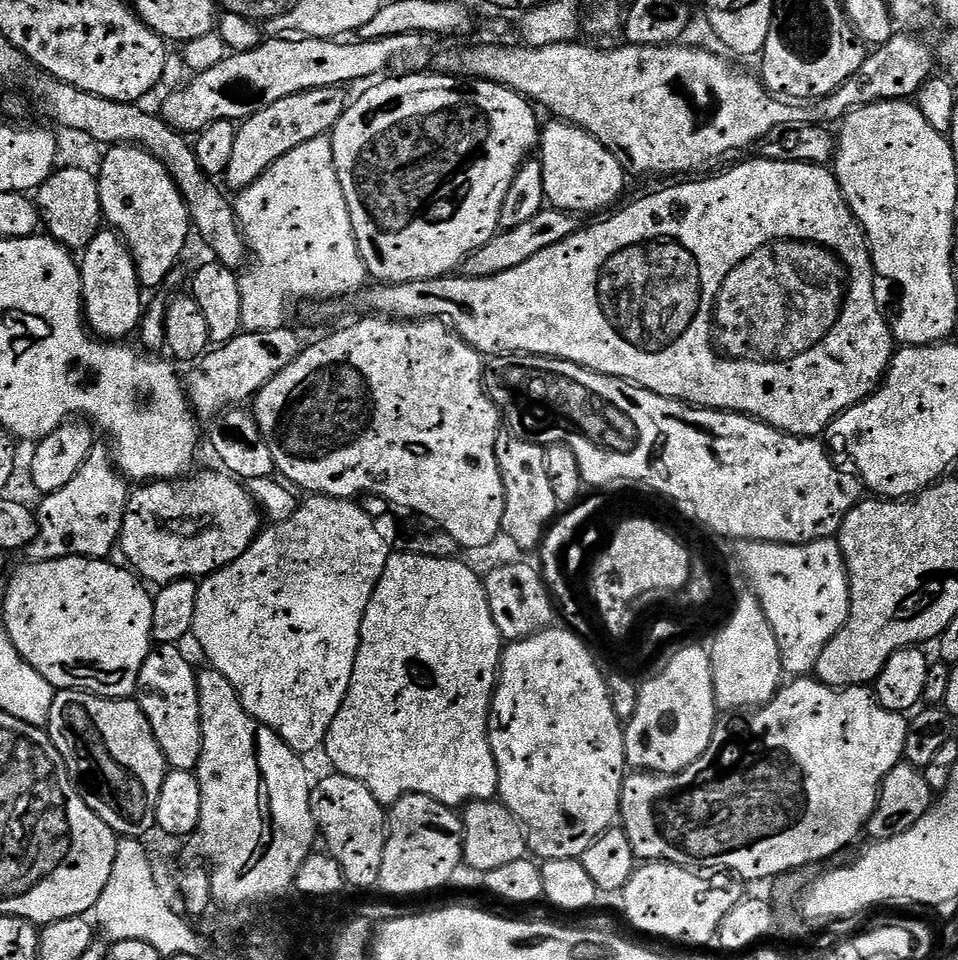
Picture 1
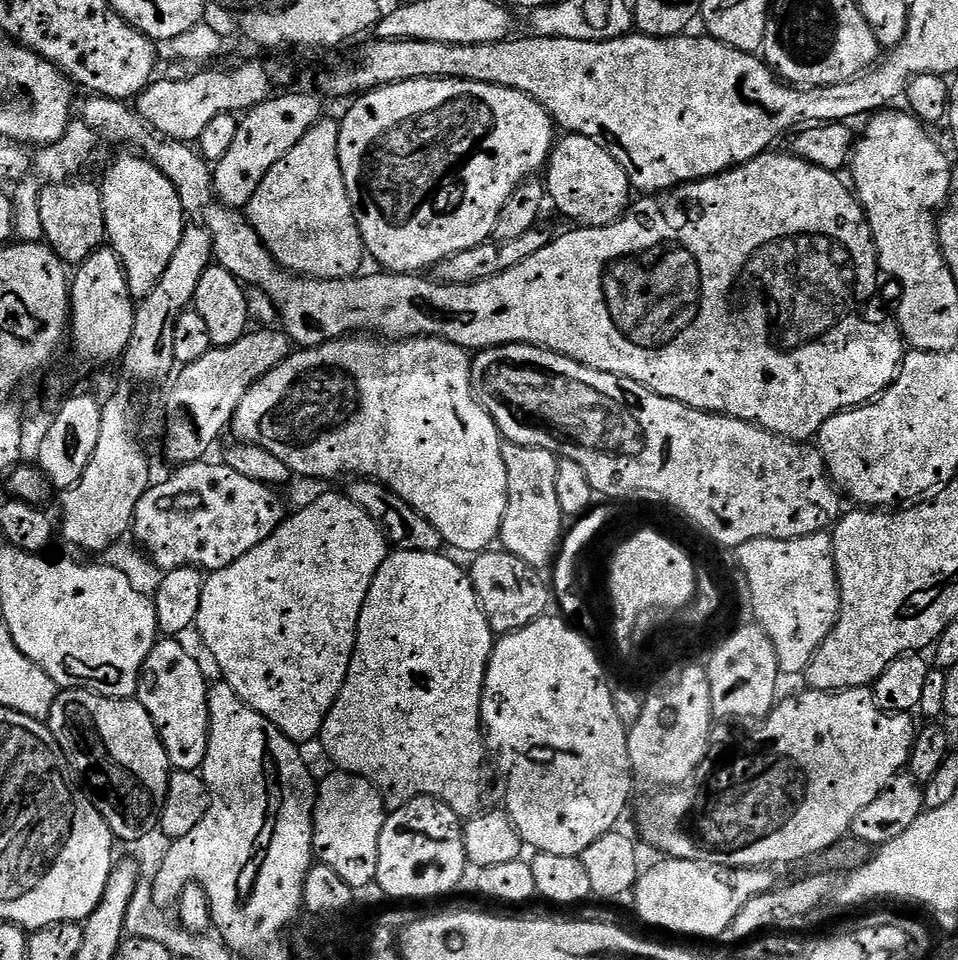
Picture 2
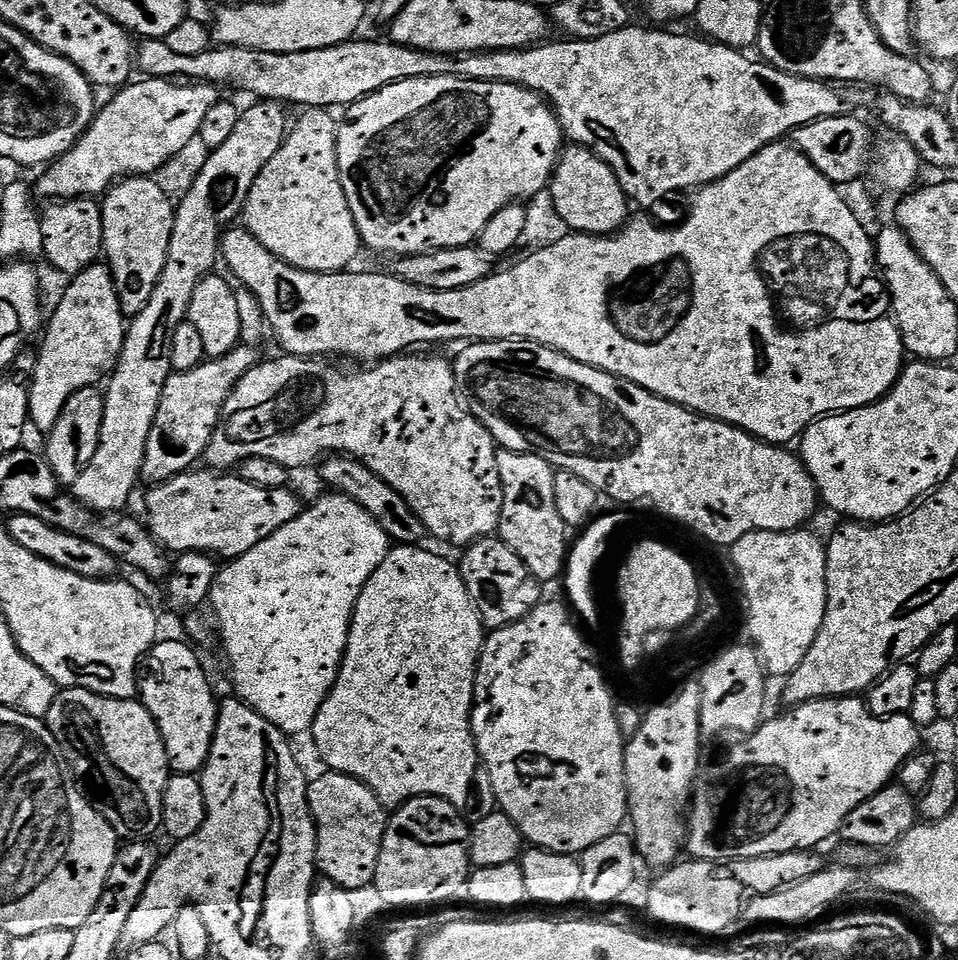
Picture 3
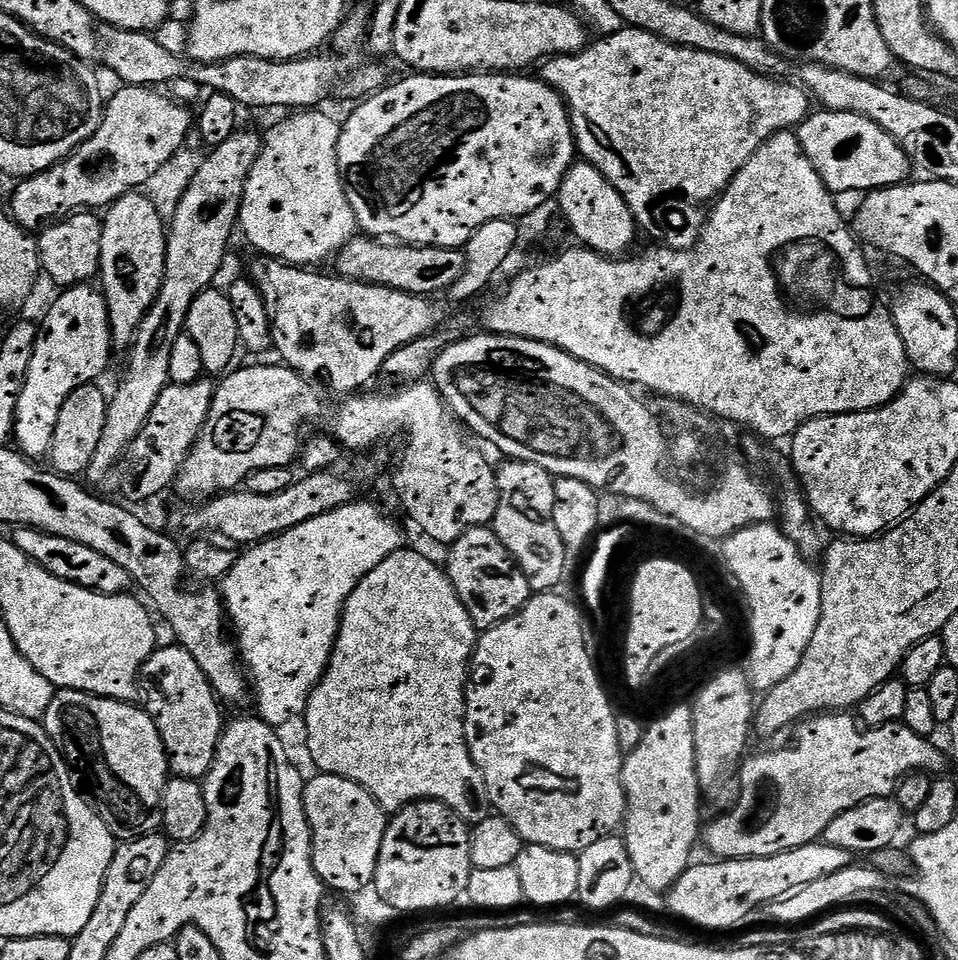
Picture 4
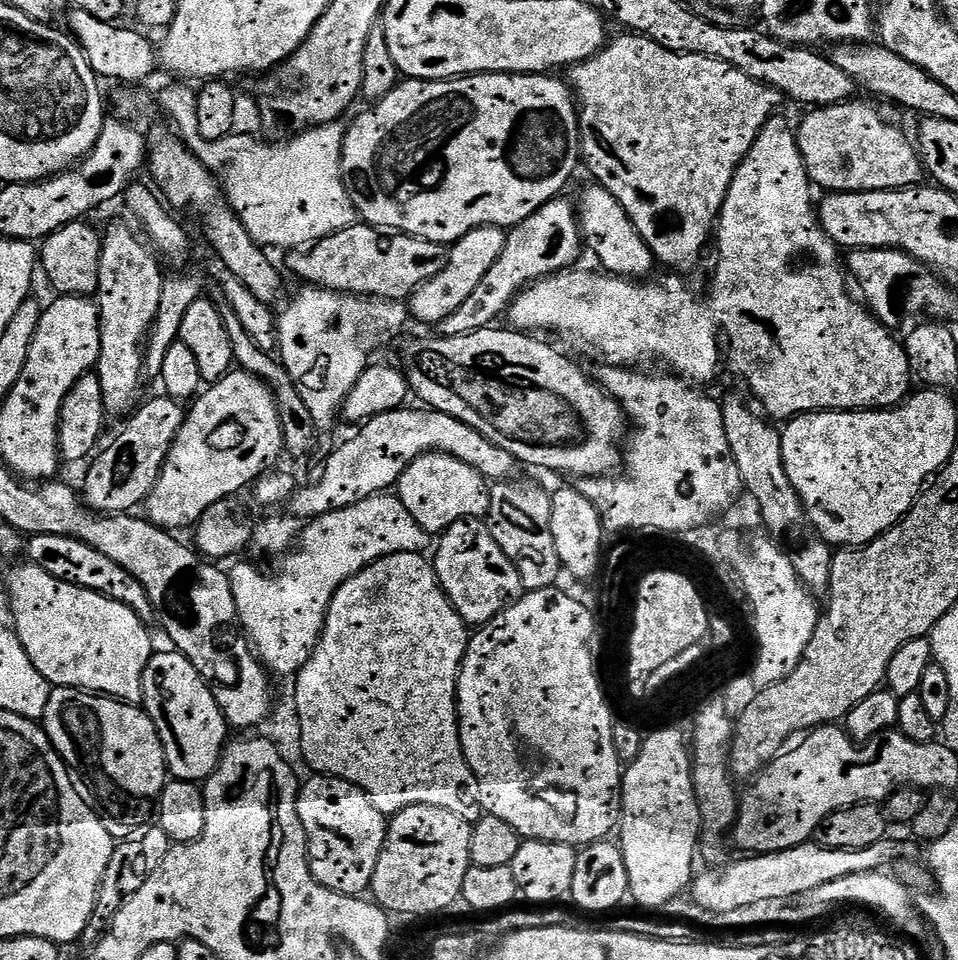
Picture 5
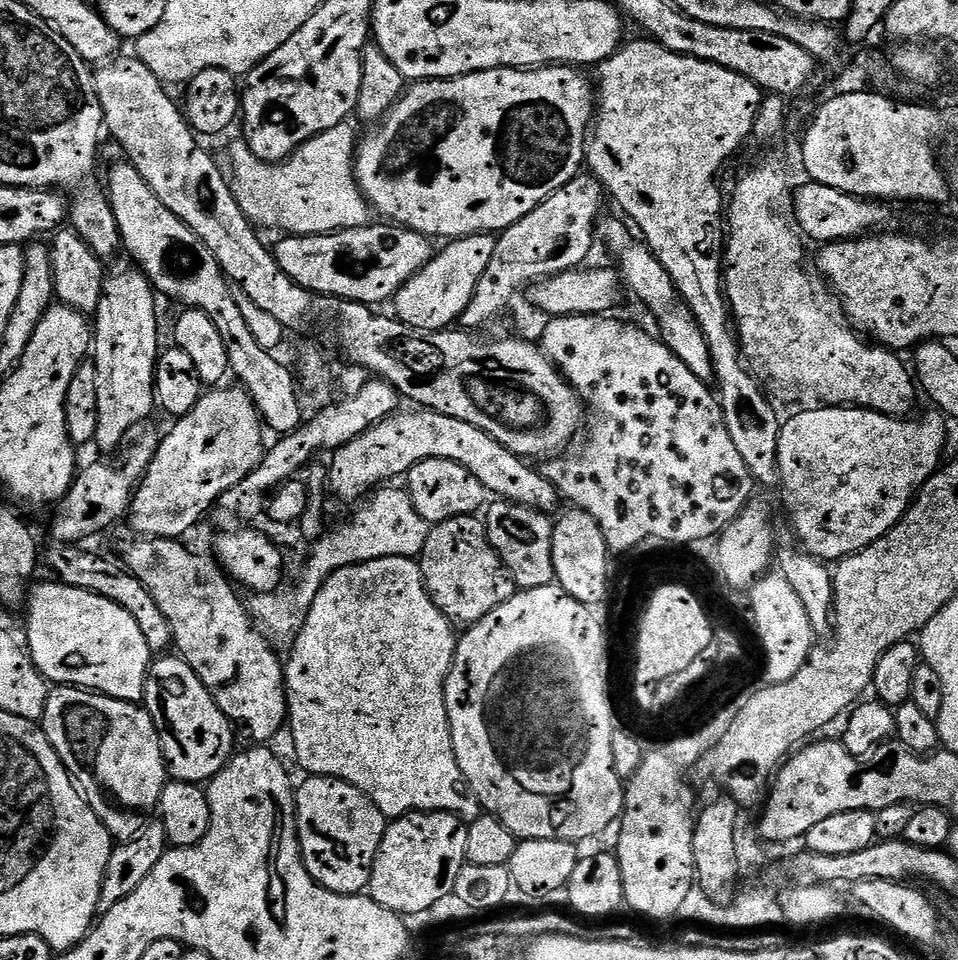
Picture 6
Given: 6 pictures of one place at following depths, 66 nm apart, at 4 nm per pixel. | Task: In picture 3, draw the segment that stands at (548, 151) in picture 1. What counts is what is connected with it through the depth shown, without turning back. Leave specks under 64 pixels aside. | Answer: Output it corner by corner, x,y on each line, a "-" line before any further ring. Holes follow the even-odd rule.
568,146
561,151
560,163
552,173
550,191
556,211
573,233
607,236
619,232
630,219
630,201
614,170
588,148

